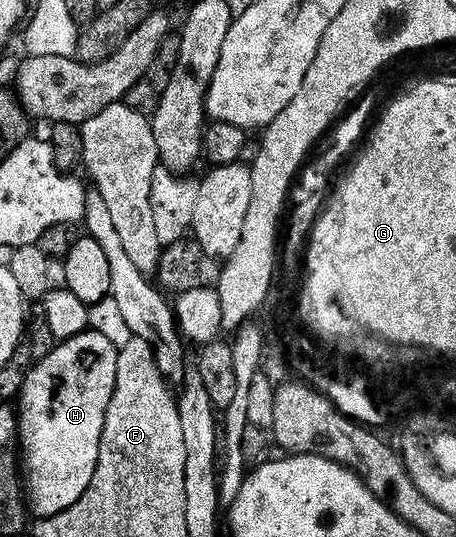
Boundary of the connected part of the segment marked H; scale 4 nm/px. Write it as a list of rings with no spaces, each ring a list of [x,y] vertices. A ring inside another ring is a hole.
[[[66,288],[54,290],[47,292],[41,307],[52,336],[67,341],[28,371],[17,401],[25,500],[30,515],[41,520],[69,510],[89,490],[119,365],[117,348],[104,334],[88,330],[88,305]]]

